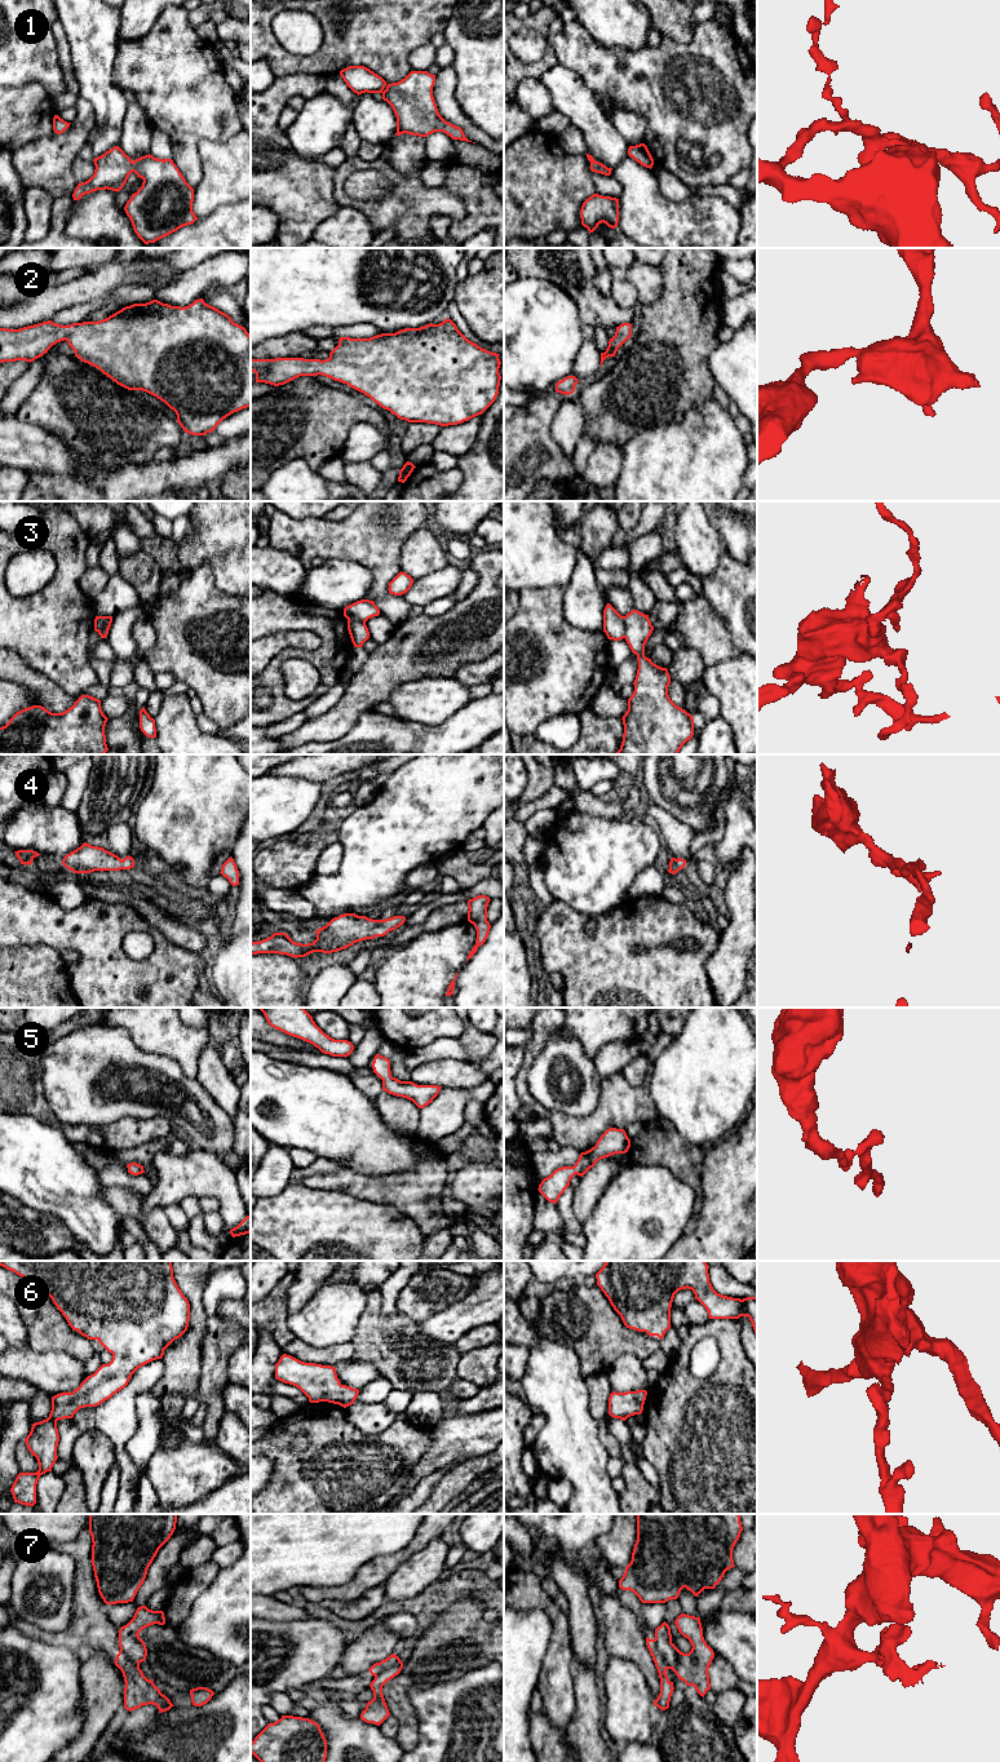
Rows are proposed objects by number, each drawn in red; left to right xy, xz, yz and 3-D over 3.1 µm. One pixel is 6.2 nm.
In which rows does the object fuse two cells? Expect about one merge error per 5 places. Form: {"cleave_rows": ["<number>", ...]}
{"cleave_rows": ["3", "7"]}

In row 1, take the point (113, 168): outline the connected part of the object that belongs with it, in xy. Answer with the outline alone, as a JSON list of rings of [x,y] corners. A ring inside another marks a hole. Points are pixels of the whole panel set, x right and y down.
[[[115,146],[93,161],[94,174],[78,183],[72,194],[74,200],[97,190],[118,192],[134,172],[143,182],[138,191],[132,194],[124,211],[134,233],[145,244],[155,243],[198,220],[193,212],[194,189],[172,159],[163,160],[149,154],[132,161]]]

